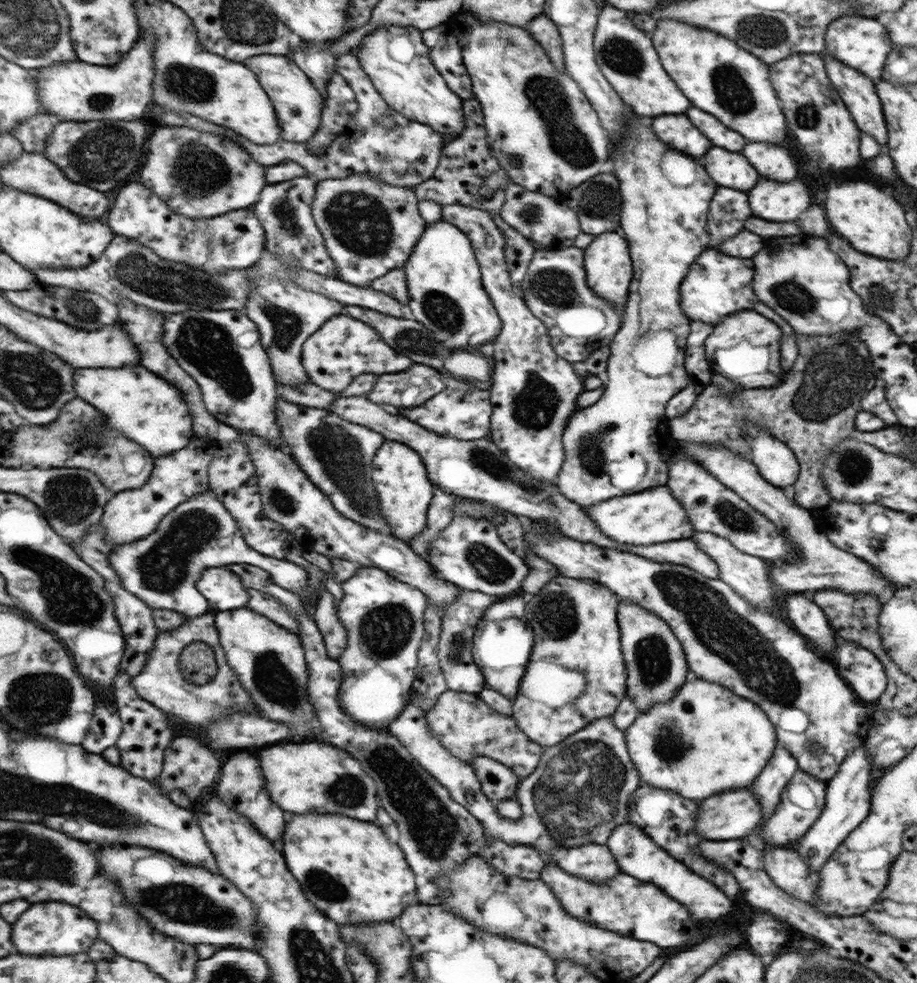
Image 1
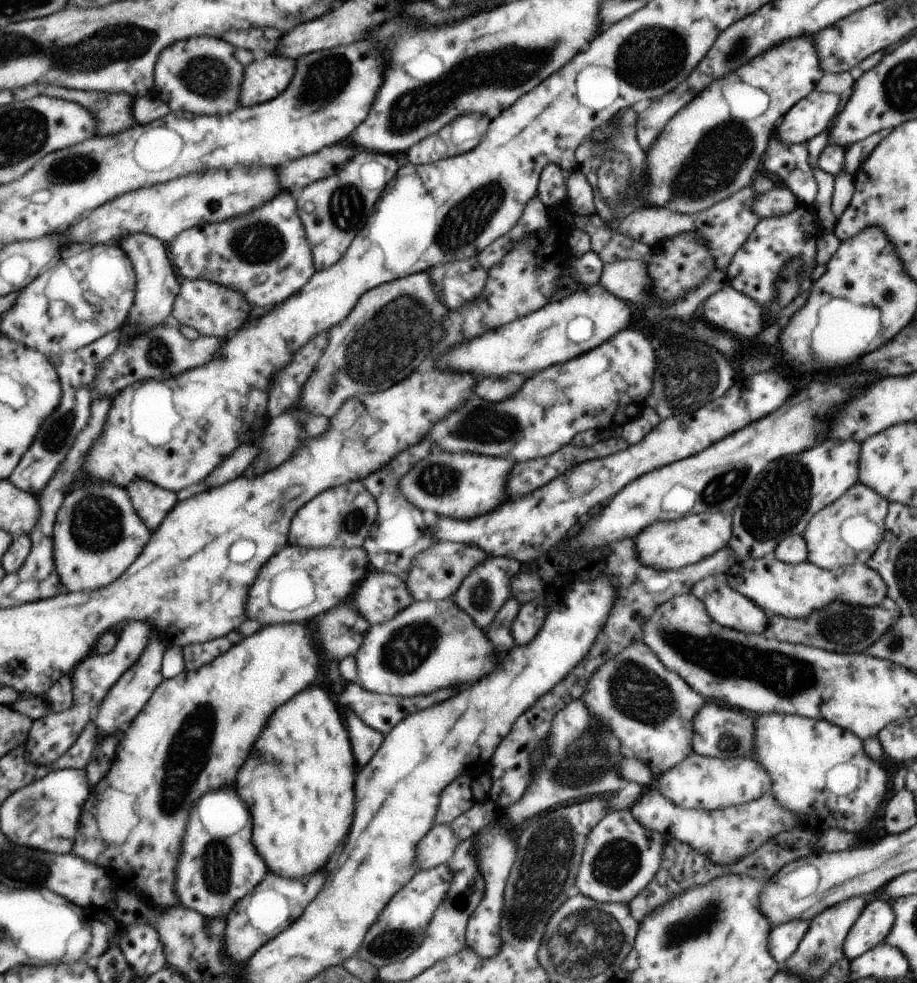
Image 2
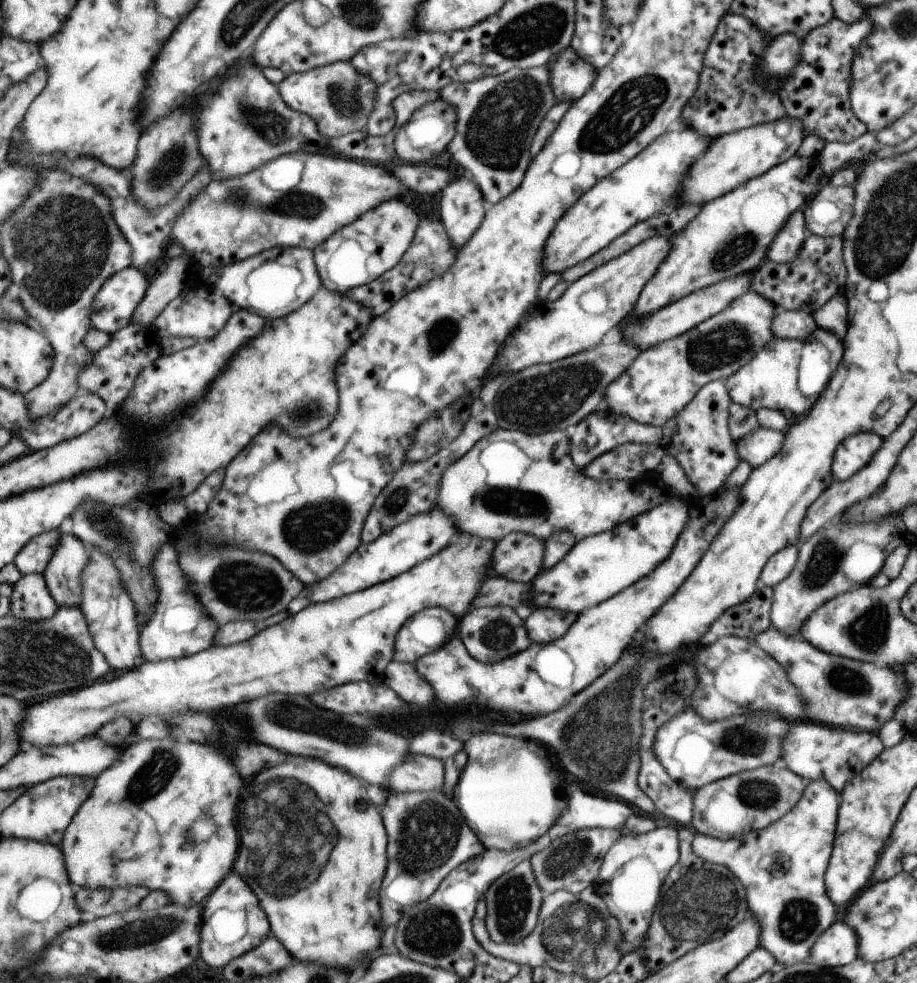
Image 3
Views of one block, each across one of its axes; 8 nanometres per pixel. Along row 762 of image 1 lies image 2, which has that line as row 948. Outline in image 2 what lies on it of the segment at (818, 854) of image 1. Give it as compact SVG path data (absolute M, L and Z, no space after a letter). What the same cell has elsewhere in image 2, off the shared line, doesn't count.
M874 895L869 904L866 904L862 914L858 916L857 922L850 928L843 944L842 952L851 960L862 955L866 950L877 947L879 943L883 943L890 928L893 926L894 912L889 902L885 902L885 898L881 899L879 895Z

